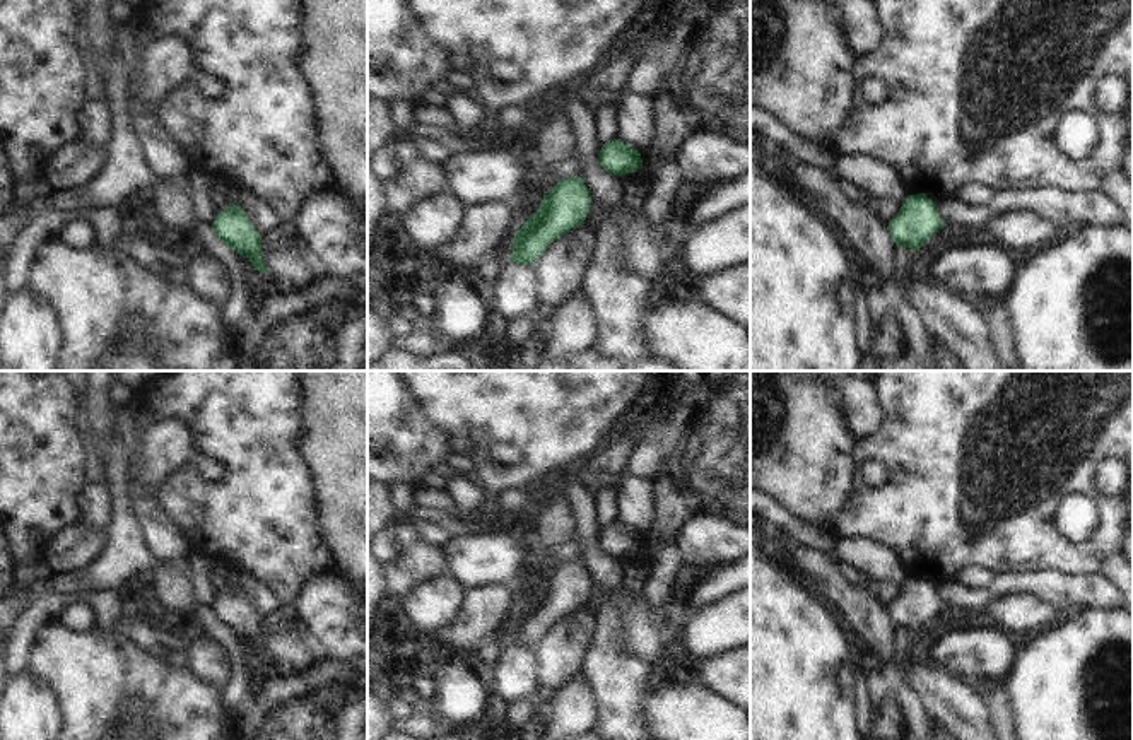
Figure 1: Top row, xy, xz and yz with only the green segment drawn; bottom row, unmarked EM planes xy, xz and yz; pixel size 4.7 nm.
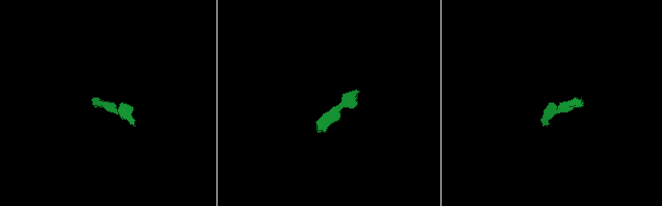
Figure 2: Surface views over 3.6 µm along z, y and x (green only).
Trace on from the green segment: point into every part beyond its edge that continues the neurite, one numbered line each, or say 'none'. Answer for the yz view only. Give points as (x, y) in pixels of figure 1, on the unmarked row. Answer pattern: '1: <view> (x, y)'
none

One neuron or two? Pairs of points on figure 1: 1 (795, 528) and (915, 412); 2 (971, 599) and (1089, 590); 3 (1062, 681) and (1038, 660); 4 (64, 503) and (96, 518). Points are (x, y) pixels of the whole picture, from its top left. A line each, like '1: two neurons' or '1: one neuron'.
1: two neurons
2: one neuron
3: one neuron
4: two neurons

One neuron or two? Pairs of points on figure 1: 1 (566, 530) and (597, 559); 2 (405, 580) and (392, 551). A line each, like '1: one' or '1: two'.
1: two
2: two

